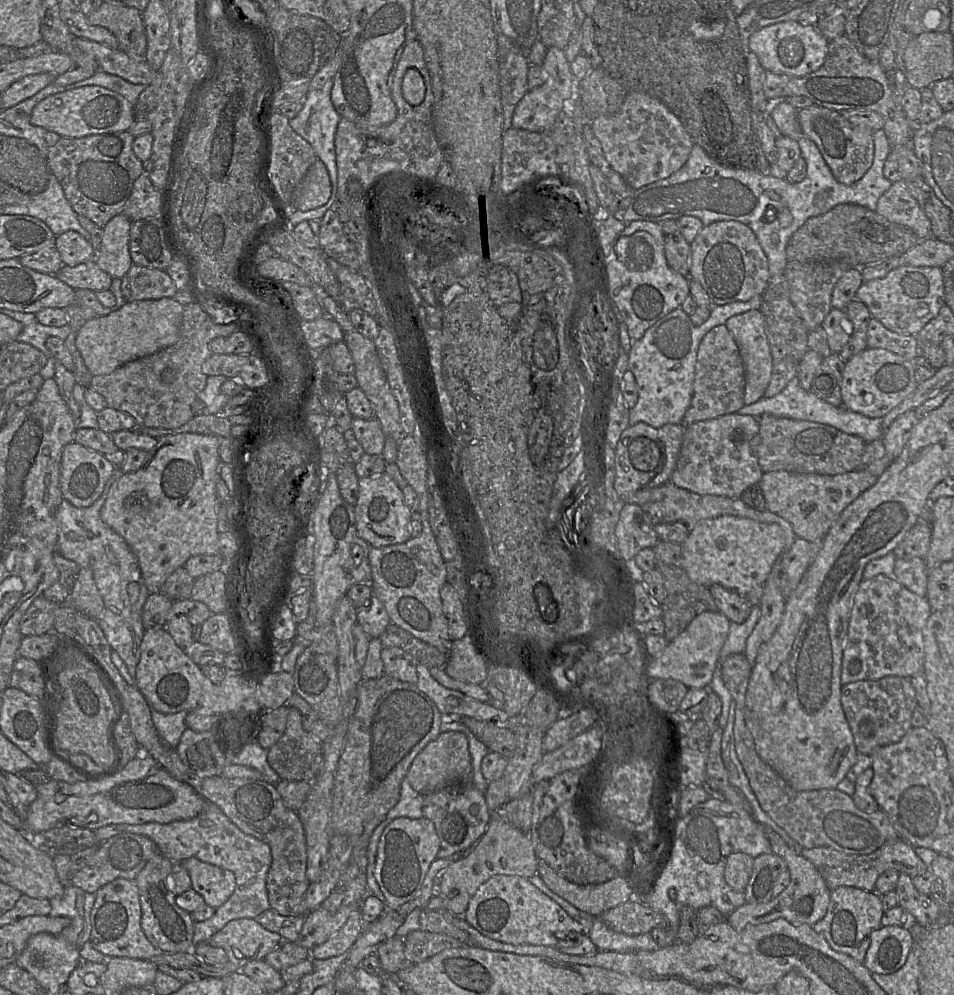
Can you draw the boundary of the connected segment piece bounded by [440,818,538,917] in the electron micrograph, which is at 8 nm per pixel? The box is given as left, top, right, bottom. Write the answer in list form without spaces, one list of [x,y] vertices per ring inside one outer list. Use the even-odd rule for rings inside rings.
[[[491,818],[477,847],[467,857],[450,864],[440,875],[441,896],[445,900],[445,910],[455,916],[464,916],[468,903],[477,889],[488,879],[496,875],[520,876],[526,879],[537,873],[538,858],[527,833],[499,818]]]

